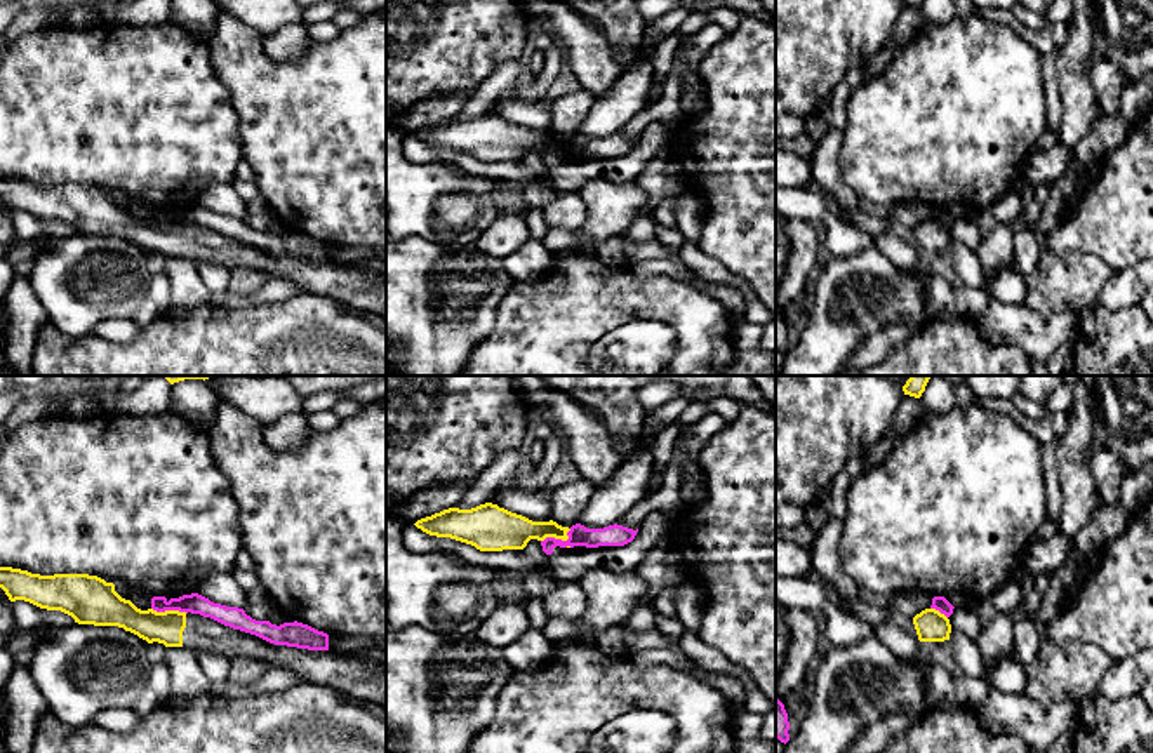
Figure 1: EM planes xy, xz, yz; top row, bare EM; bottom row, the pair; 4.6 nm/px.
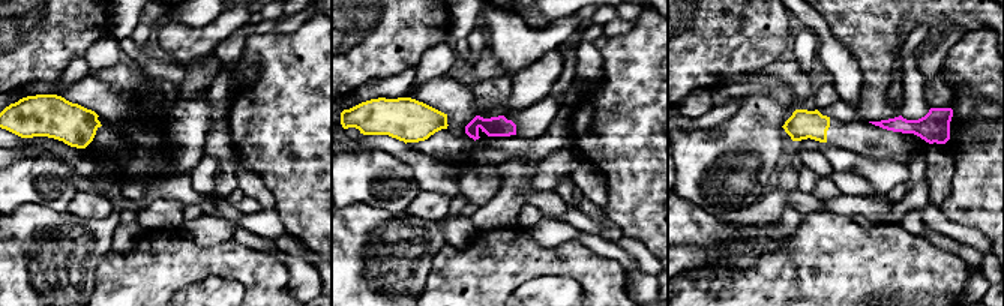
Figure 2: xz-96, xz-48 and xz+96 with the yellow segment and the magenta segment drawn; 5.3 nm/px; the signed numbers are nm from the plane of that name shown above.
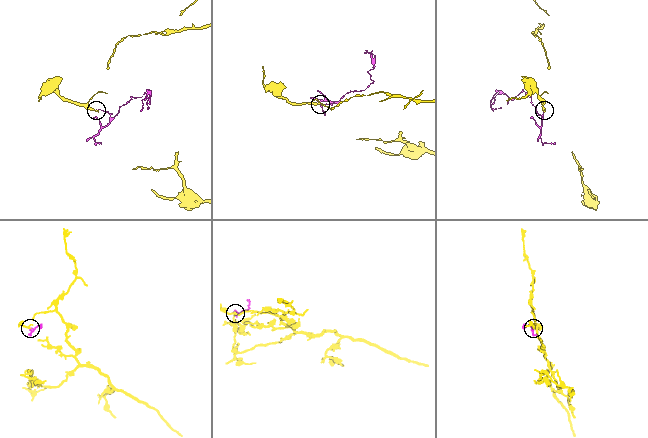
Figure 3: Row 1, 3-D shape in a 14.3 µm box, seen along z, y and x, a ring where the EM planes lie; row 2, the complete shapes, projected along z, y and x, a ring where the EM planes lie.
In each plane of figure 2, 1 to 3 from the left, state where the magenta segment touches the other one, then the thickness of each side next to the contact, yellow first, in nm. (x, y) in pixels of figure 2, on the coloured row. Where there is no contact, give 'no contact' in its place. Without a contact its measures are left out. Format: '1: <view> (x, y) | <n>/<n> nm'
1: no contact
2: no contact
3: no contact

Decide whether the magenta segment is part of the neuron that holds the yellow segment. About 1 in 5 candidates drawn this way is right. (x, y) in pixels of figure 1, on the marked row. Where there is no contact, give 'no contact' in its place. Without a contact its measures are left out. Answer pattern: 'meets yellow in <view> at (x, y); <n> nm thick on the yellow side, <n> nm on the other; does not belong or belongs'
meets yellow in xz at (559, 538); 180 nm thick on the yellow side, 100 nm on the other; does not belong

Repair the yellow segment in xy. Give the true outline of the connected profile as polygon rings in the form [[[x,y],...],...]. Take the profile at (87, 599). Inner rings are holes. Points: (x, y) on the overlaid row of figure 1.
[[[0,567],[0,588],[10,602],[24,600],[40,609],[61,610],[78,624],[118,626],[148,643],[184,647],[197,654],[216,652],[230,661],[235,657],[261,659],[268,670],[290,668],[304,682],[376,703],[386,710],[386,664],[369,654],[350,657],[330,649],[308,650],[275,645],[200,614],[141,610],[130,600],[122,598],[113,583],[89,574],[40,576]]]

